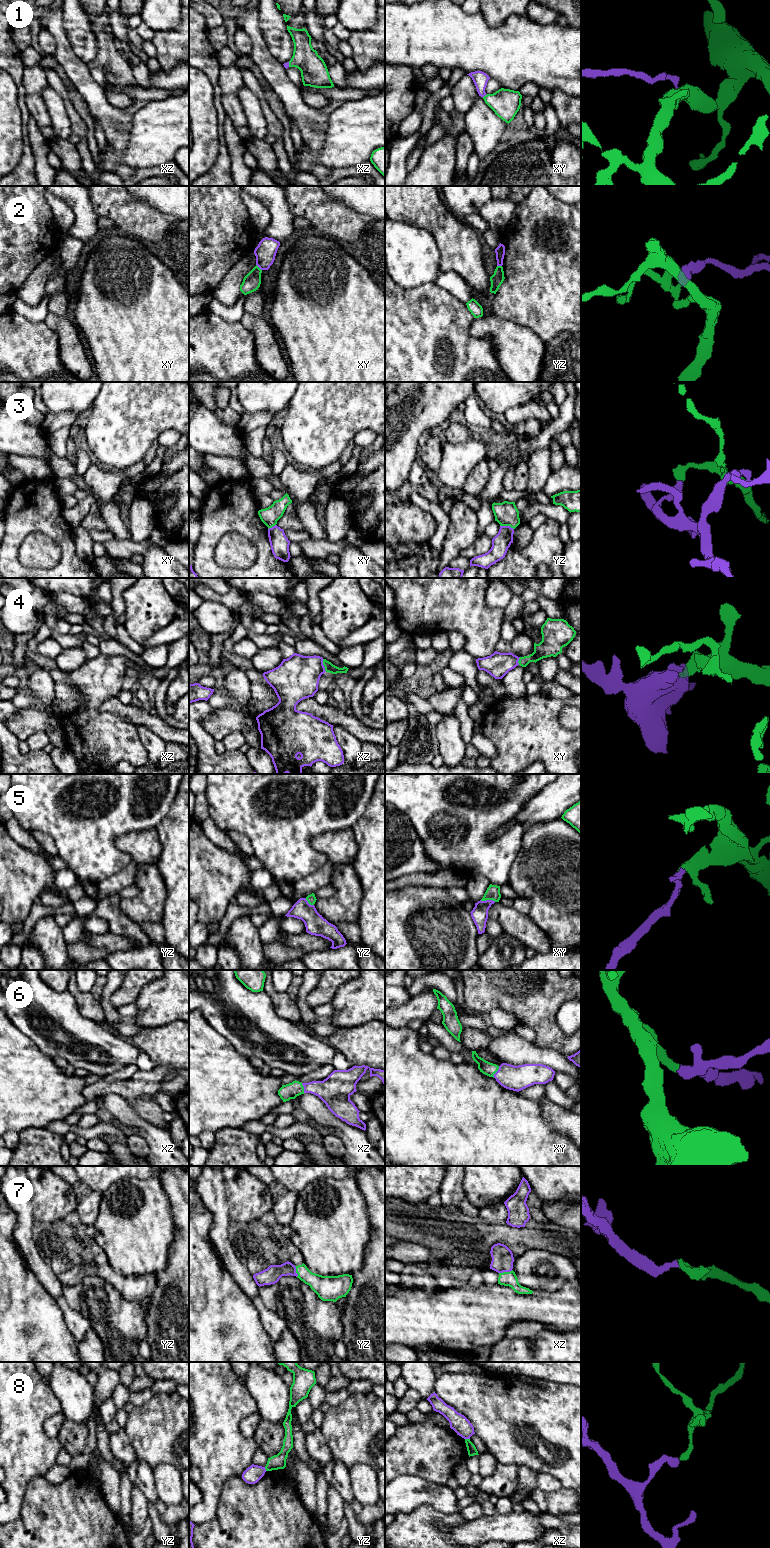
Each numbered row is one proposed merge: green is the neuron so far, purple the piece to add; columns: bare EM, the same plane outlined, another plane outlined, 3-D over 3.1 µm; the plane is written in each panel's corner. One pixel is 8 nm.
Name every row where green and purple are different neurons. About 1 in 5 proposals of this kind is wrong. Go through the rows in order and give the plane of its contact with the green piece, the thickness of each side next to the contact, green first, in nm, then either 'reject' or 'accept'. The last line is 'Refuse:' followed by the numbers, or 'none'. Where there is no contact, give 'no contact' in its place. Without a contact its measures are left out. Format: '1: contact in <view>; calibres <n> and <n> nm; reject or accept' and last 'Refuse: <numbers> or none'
1: contact in xy; calibres 220 and 120 nm; accept
2: contact in xy; calibres 140 and 170 nm; reject
3: contact in yz; calibres 190 and 150 nm; reject
4: contact in xz; calibres 80 and 360 nm; accept
5: contact in xy; calibres 110 and 140 nm; accept
6: contact in xy; calibres 110 and 200 nm; accept
7: contact in xz; calibres 110 and 180 nm; accept
8: contact in xz; calibres 70 and 150 nm; reject
Refuse: 2, 3, 8

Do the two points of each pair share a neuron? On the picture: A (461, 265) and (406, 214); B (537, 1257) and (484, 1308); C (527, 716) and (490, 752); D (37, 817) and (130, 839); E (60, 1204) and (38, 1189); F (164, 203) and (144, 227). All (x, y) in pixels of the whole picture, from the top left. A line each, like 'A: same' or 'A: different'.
A: same
B: different
C: different
D: different
E: same
F: different

